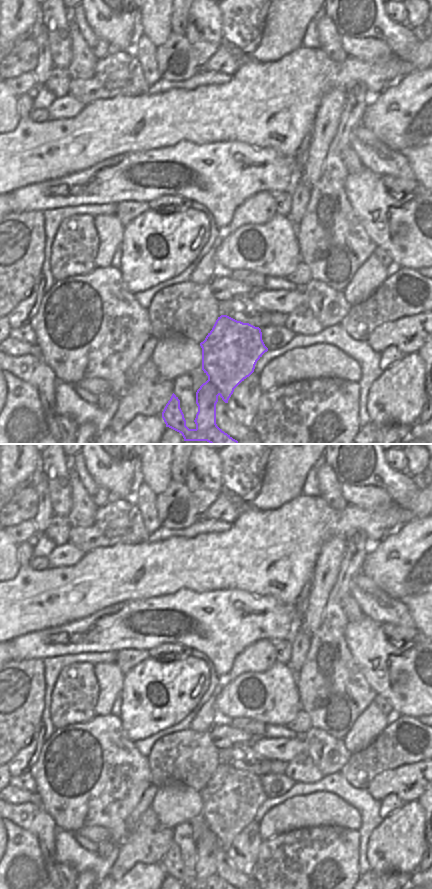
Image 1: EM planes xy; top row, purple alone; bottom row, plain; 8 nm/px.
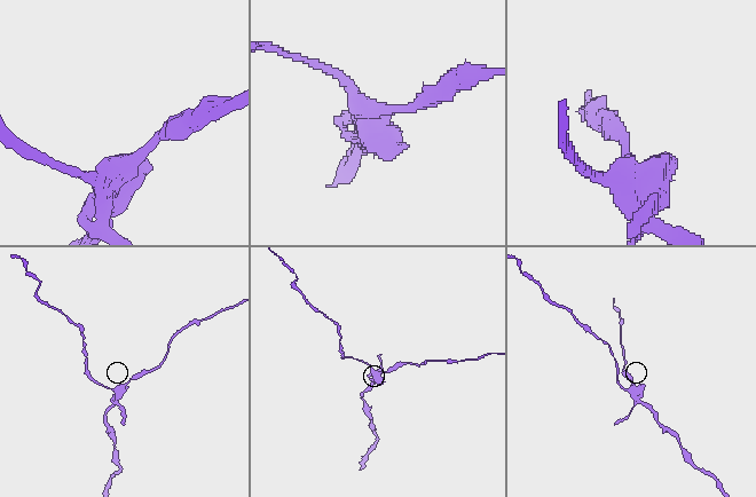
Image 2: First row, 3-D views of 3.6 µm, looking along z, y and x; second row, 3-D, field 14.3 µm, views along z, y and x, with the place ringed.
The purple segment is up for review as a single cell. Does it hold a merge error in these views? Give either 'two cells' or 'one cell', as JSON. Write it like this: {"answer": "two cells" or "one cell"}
{"answer": "two cells"}

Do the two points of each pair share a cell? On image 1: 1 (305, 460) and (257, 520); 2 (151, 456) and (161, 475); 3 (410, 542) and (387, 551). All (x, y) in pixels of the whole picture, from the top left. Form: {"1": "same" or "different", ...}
{"1": "different", "2": "same", "3": "same"}

